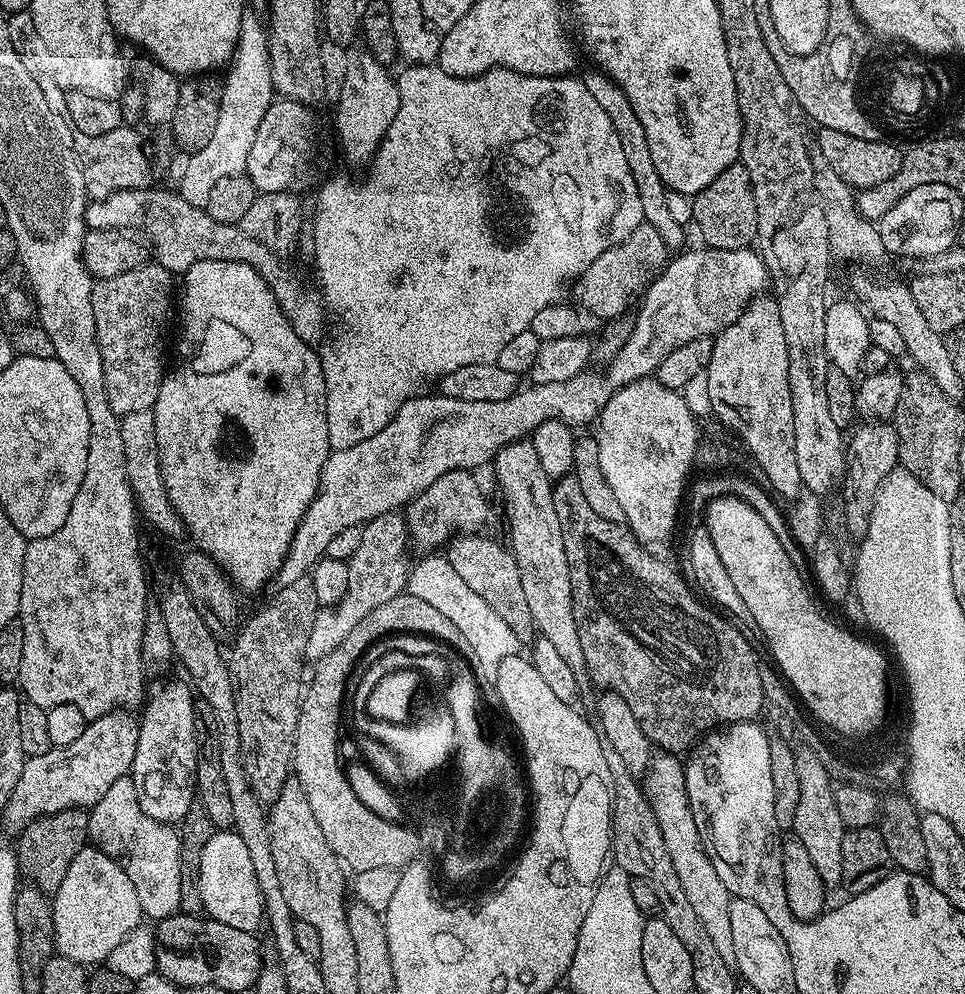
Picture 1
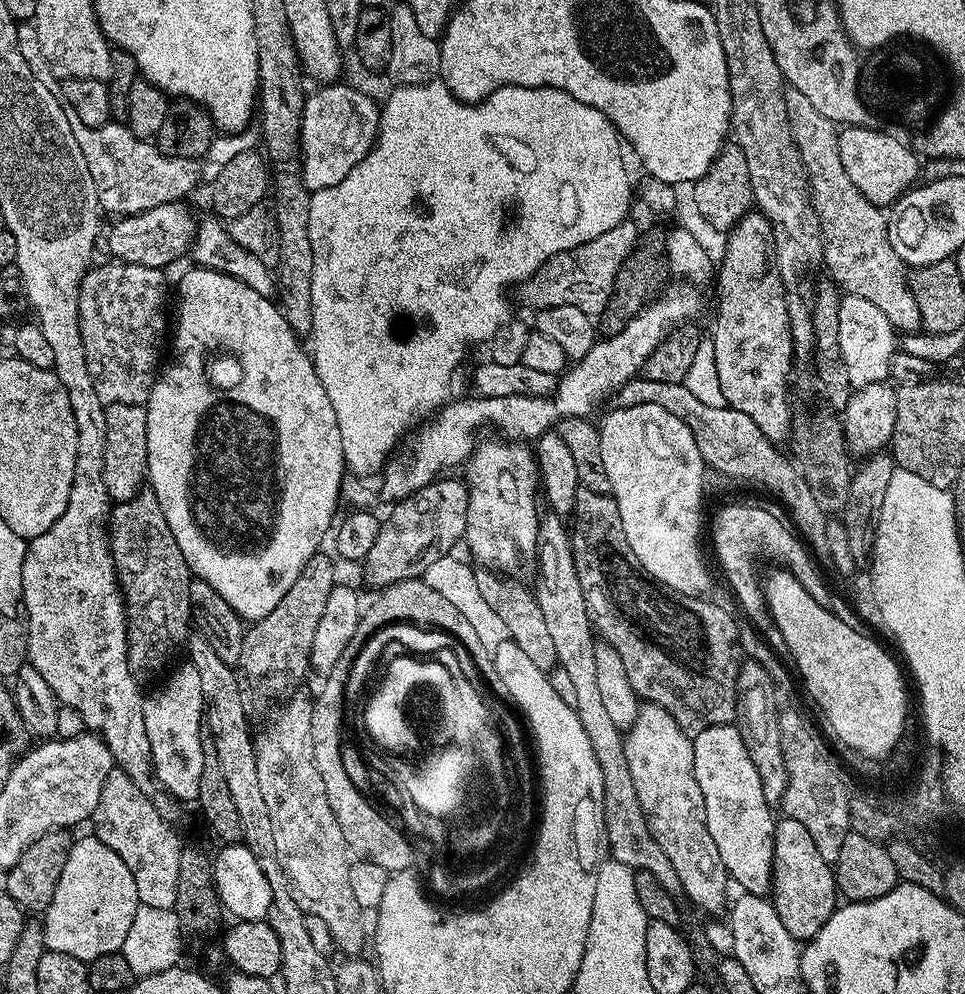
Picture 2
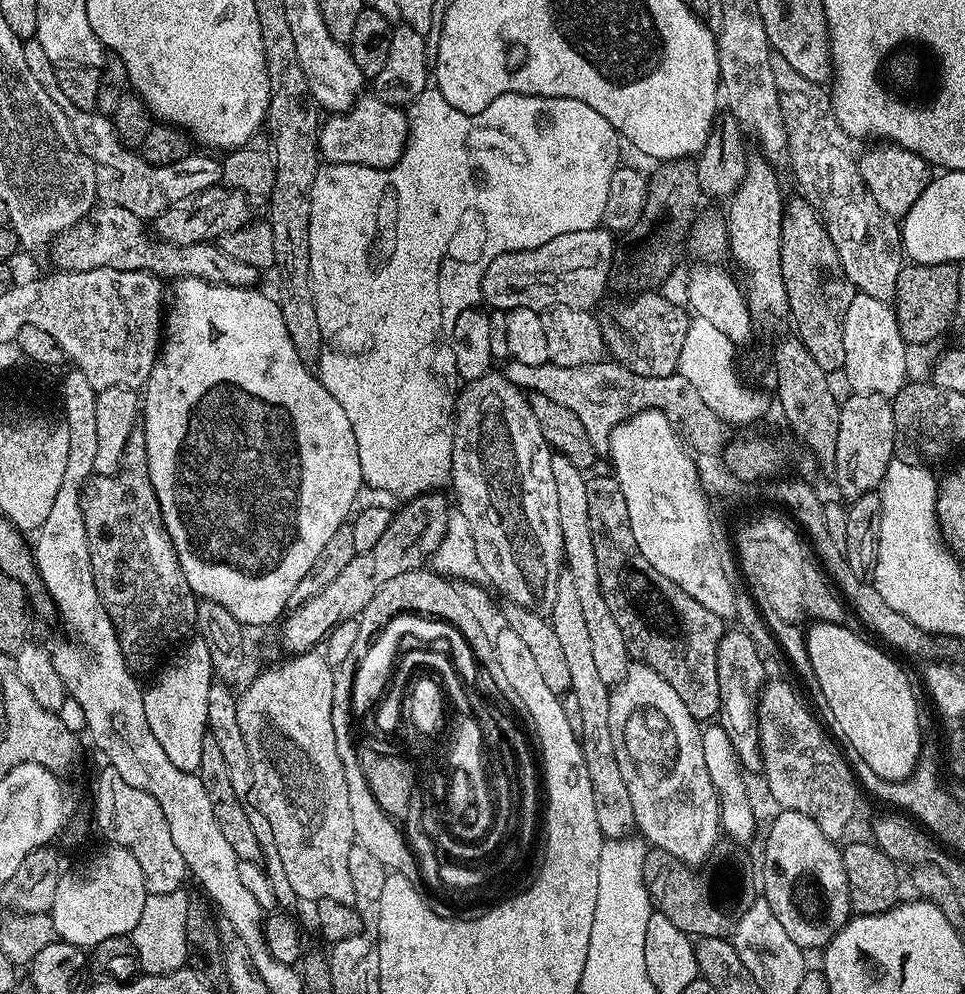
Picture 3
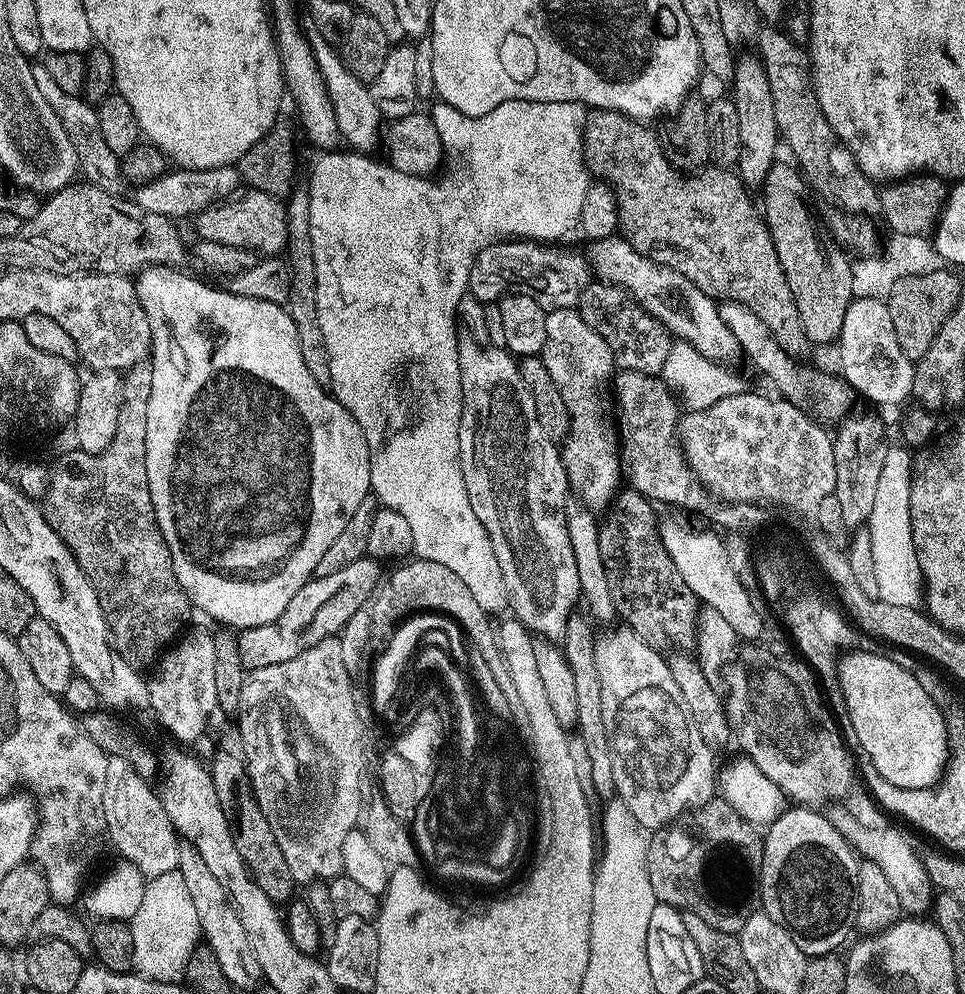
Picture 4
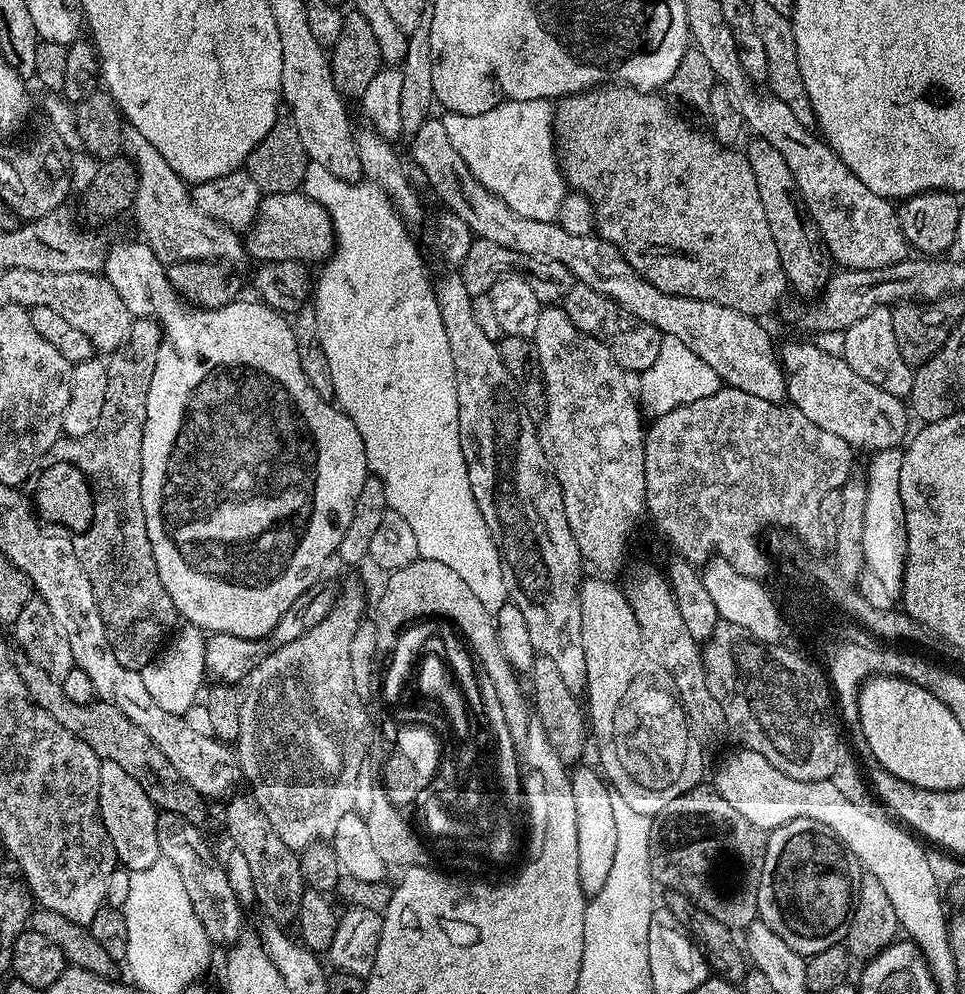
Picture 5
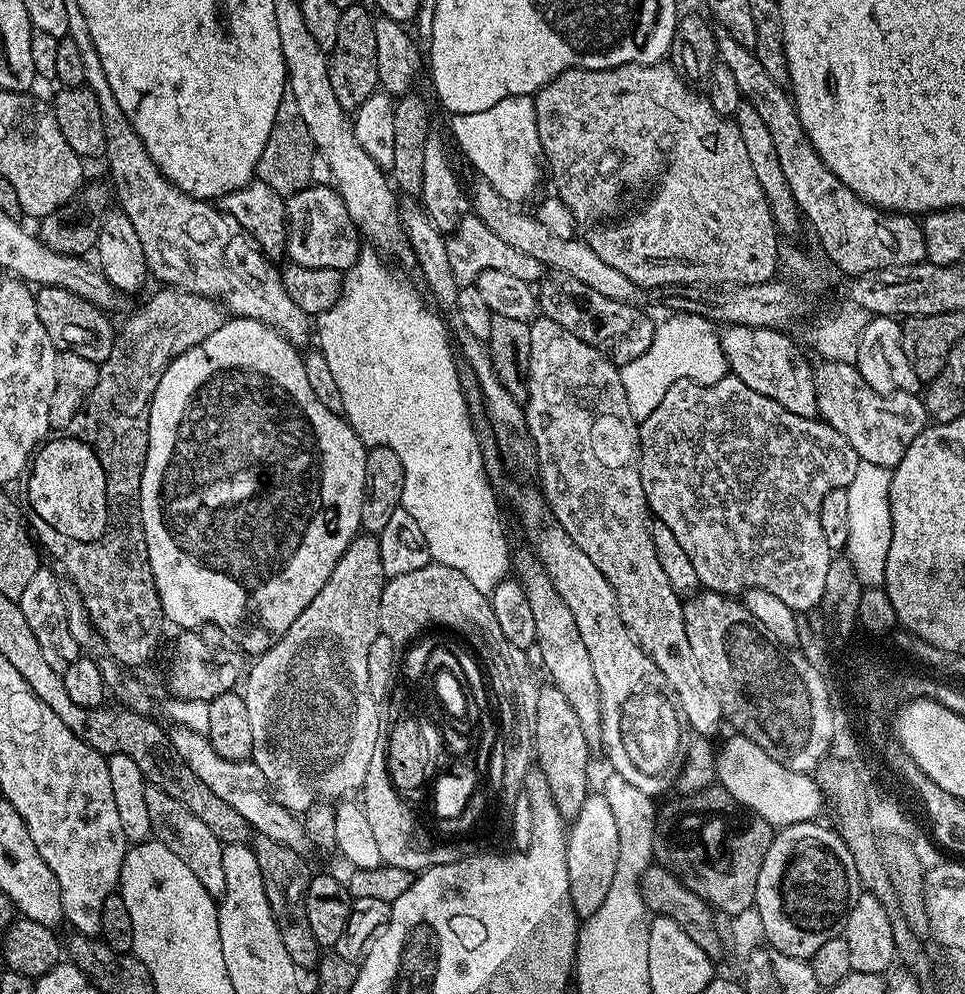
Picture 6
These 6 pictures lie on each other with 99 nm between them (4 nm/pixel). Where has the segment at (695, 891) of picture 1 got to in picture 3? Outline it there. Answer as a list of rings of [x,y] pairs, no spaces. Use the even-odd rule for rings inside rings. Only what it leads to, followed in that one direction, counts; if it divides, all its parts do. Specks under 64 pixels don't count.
[[[639,662],[633,663],[628,669],[626,678],[620,684],[615,685],[610,692],[610,742],[614,742],[614,755],[618,758],[618,770],[626,782],[626,790],[630,790],[630,802],[634,802],[634,818],[639,835],[643,837],[649,845],[652,844],[666,856],[673,856],[676,860],[681,860],[683,864],[698,866],[716,848],[716,839],[721,839],[722,829],[720,826],[720,797],[716,794],[716,787],[710,778],[710,770],[706,770],[706,758],[702,754],[702,738],[700,737],[702,728],[690,710],[686,710],[686,702],[678,698],[678,693],[674,691],[674,686],[662,678],[652,668],[647,668]]]

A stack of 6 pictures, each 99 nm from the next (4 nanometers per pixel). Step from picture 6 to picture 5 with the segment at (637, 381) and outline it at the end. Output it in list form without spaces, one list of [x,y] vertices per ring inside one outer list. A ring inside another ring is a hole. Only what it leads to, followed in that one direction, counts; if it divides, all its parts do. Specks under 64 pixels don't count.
[[[664,336],[660,341],[658,358],[654,358],[654,366],[650,366],[646,371],[639,373],[640,392],[638,388],[638,400],[645,413],[652,412],[653,417],[666,414],[683,404],[698,402],[698,398],[710,398],[710,394],[718,391],[722,382],[694,350],[690,350],[678,338]]]

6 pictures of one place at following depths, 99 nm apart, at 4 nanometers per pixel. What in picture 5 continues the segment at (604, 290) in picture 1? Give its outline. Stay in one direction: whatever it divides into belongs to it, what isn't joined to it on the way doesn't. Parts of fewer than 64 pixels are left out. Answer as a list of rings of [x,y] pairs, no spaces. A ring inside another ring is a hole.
[[[479,238],[473,239],[465,260],[458,265],[458,274],[462,282],[466,282],[466,290],[472,297],[487,294],[500,276],[521,276],[526,282],[530,282],[530,290],[538,294],[541,305],[544,306],[552,306],[563,301],[574,283],[570,270],[566,270],[562,262],[539,260],[521,252],[506,250],[506,246],[494,246],[494,242],[486,242]]]

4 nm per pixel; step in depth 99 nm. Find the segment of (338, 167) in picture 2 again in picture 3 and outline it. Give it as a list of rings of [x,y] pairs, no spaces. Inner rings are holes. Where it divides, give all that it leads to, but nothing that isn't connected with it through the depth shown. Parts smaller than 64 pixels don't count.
[[[364,94],[361,95],[359,100],[356,100],[354,102],[354,106],[349,112],[338,112],[329,115],[327,119],[325,119],[323,123],[321,123],[318,133],[318,143],[320,145],[320,155],[325,161],[327,161],[327,163],[361,164],[362,166],[370,166],[371,168],[389,168],[390,166],[394,166],[398,163],[398,161],[402,158],[402,154],[404,153],[404,147],[408,145],[408,115],[403,107],[382,102],[382,98],[378,98],[377,96],[375,96],[375,94]]]

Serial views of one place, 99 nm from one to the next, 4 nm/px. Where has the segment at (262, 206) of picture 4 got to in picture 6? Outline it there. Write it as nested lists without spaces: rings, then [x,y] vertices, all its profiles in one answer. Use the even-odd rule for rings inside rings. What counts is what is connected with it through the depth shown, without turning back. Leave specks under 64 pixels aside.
[[[313,183],[287,197],[284,215],[288,225],[286,256],[291,263],[307,268],[333,268],[341,274],[356,264],[362,233],[350,218],[342,198],[327,183]]]

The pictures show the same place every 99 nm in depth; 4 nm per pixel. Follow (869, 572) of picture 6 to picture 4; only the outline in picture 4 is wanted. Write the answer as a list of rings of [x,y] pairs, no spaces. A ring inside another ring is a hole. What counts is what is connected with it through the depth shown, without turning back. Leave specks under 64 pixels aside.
[[[892,446],[888,449],[874,498],[874,510],[870,510],[866,527],[870,532],[880,599],[891,605],[917,607],[922,600],[924,575],[918,566],[914,530],[910,524],[910,486],[914,456],[907,447],[901,447]]]

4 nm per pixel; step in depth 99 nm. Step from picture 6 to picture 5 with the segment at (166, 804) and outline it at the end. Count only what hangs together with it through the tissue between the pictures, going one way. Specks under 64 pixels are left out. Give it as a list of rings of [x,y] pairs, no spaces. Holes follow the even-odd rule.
[[[161,811],[158,815],[158,846],[160,855],[168,860],[182,874],[182,886],[186,886],[186,894],[190,894],[190,903],[194,906],[194,914],[198,914],[198,922],[206,930],[208,939],[213,945],[231,946],[242,935],[242,902],[230,890],[230,878],[224,872],[224,865],[214,853],[208,849],[201,829],[186,818],[173,812]]]

